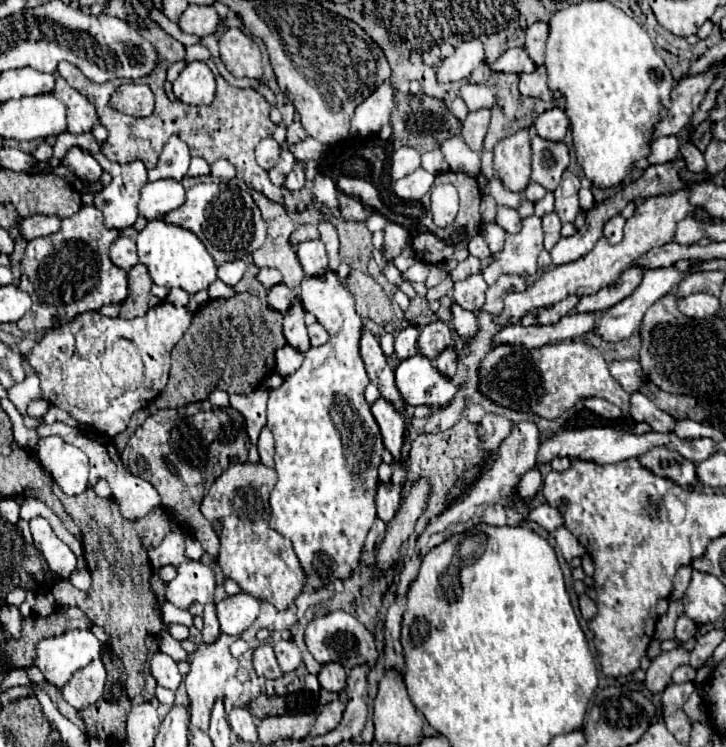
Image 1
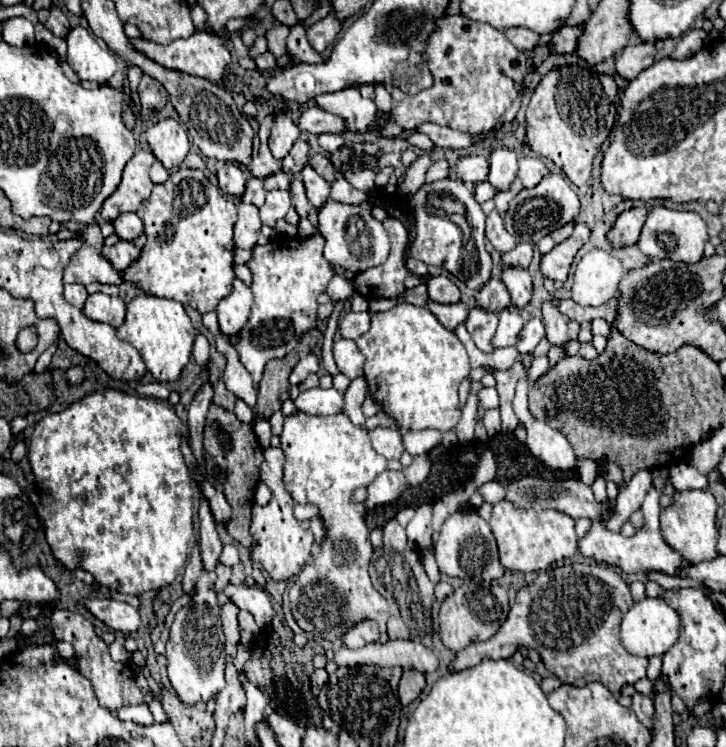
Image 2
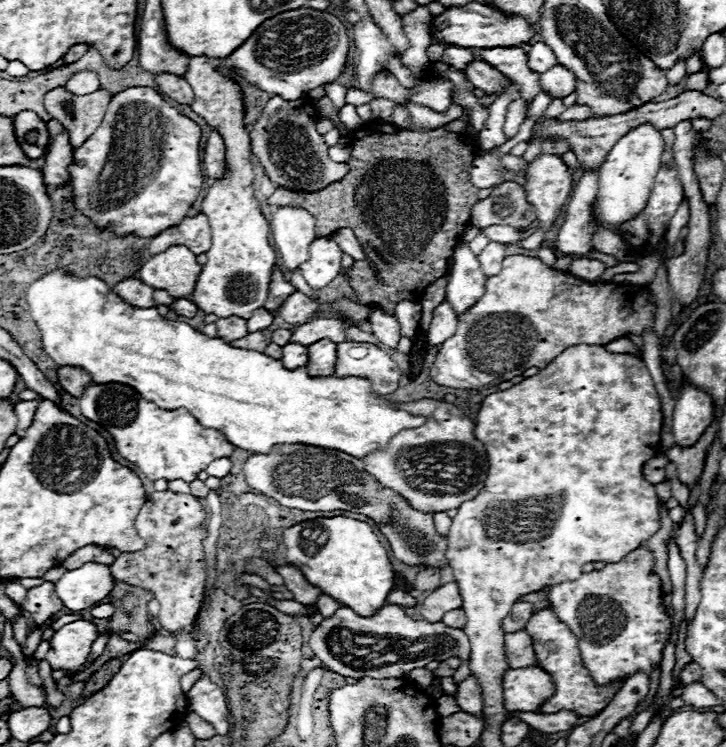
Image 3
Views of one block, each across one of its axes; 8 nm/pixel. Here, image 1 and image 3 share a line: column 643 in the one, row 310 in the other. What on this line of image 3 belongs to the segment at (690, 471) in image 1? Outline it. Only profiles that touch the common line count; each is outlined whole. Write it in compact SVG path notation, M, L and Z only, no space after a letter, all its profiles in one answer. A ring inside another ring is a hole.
M456 246L452 256L452 266L448 272L448 292L446 300L452 304L456 314L466 312L484 296L488 276L484 276L480 262L470 252L468 246Z

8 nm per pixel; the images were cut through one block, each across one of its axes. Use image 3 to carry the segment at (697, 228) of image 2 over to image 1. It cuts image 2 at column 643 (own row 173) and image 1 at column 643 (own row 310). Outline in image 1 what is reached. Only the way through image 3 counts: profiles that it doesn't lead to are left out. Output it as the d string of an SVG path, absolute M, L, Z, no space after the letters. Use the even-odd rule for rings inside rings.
M682 188L676 194L670 196L656 196L648 198L644 204L636 208L636 214L626 222L624 228L624 240L616 246L608 244L606 238L600 238L594 250L590 250L580 260L574 260L570 264L562 264L556 268L550 268L542 276L538 276L532 284L528 284L522 292L508 292L504 300L504 310L494 316L496 324L518 324L528 312L548 308L566 296L588 296L598 292L602 286L612 284L626 268L630 268L642 254L656 246L664 246L666 242L672 242L672 236L676 232L676 224L690 216L690 210L694 208L690 204L690 188Z

